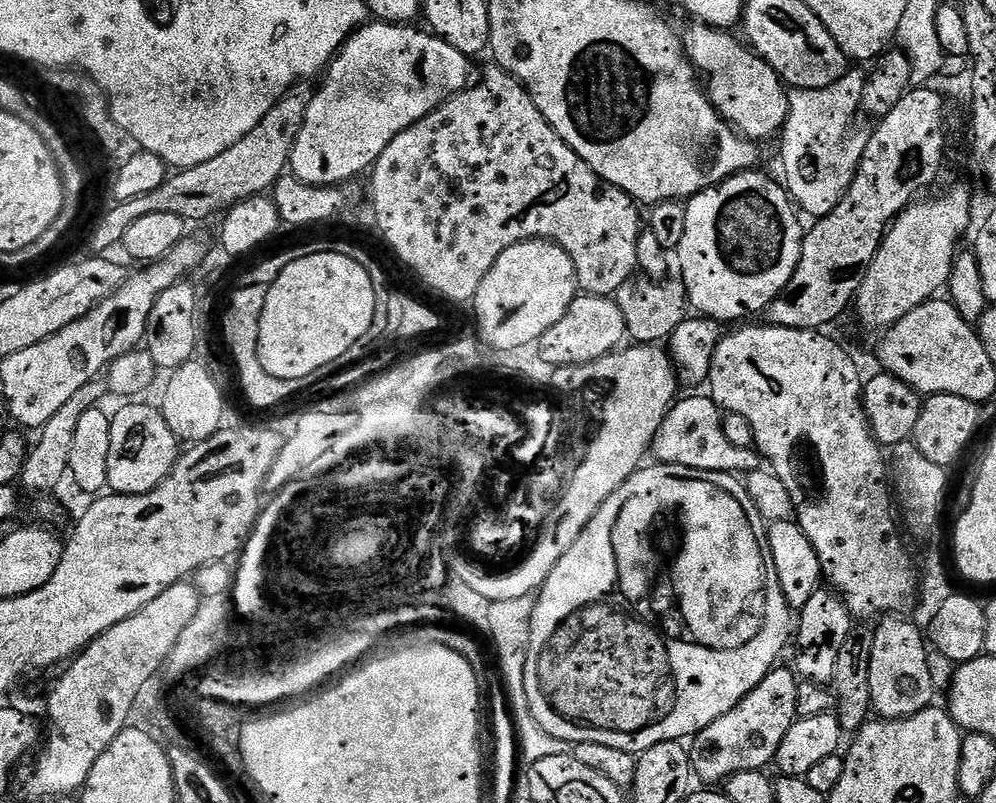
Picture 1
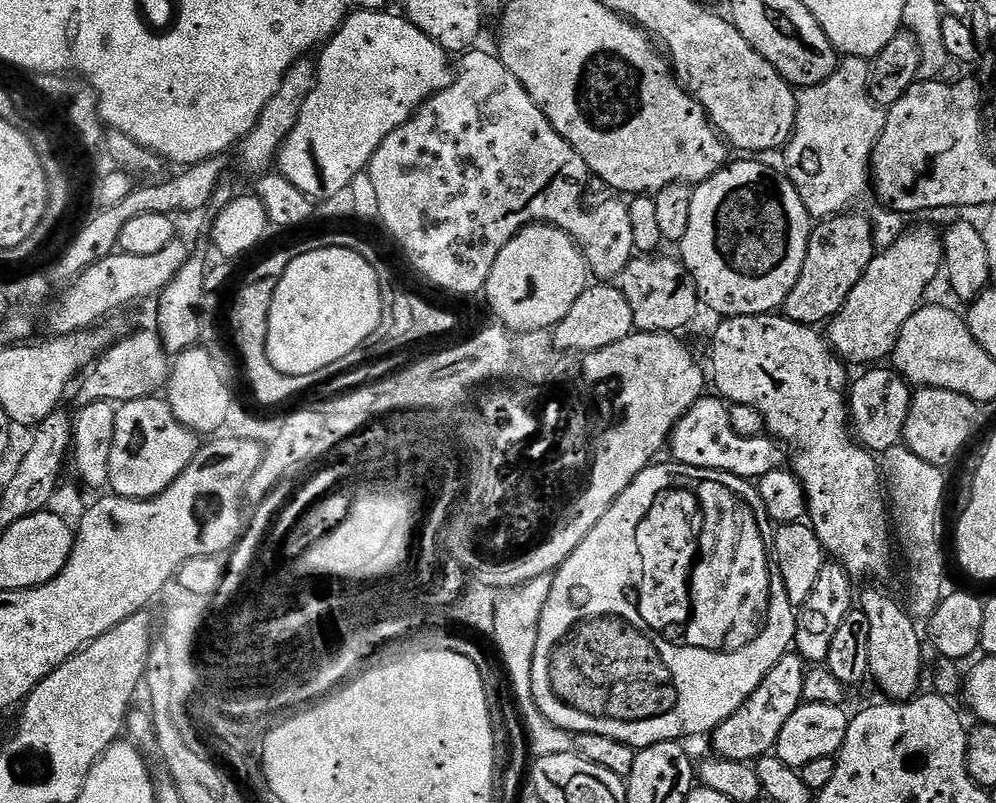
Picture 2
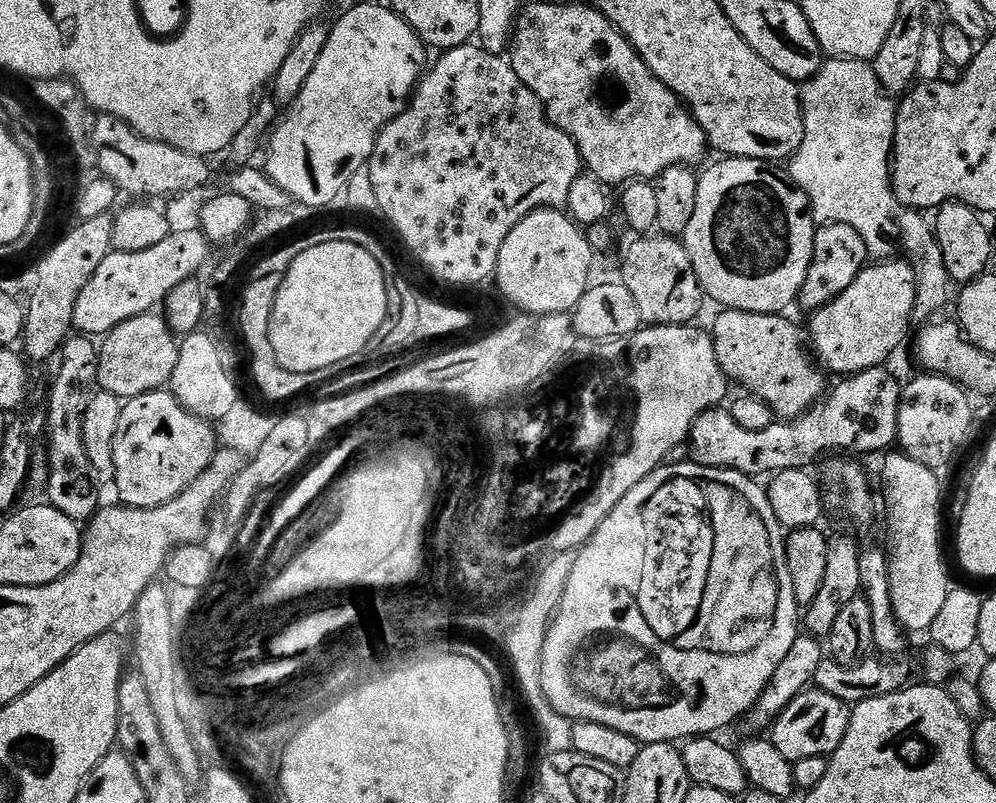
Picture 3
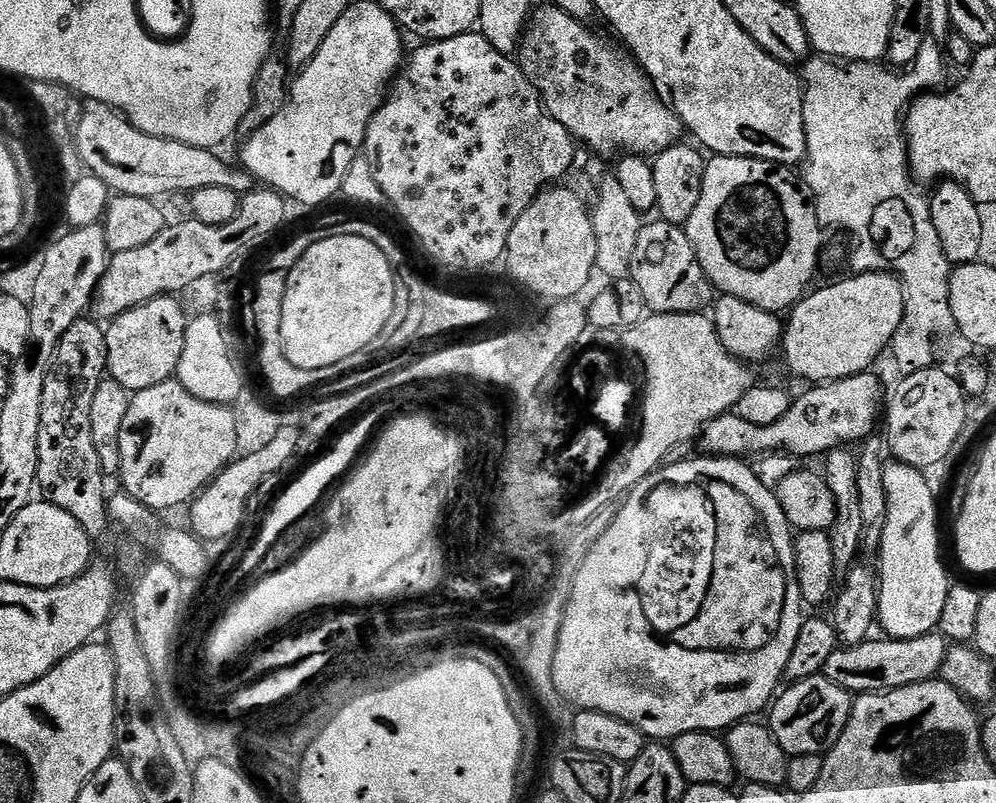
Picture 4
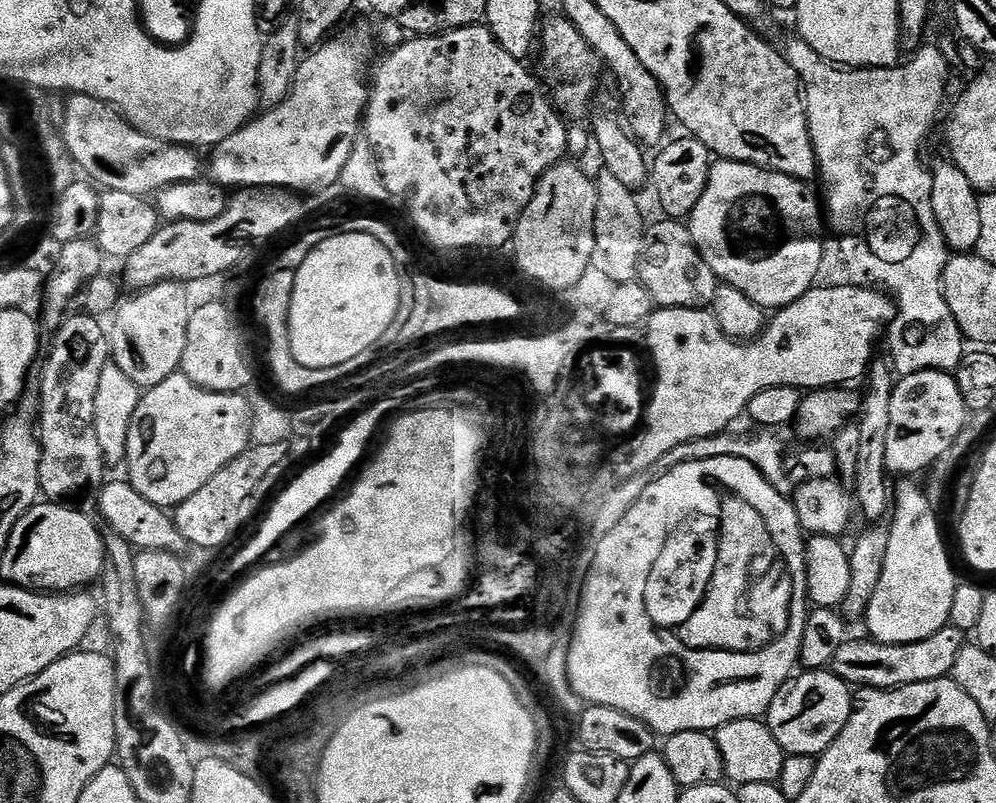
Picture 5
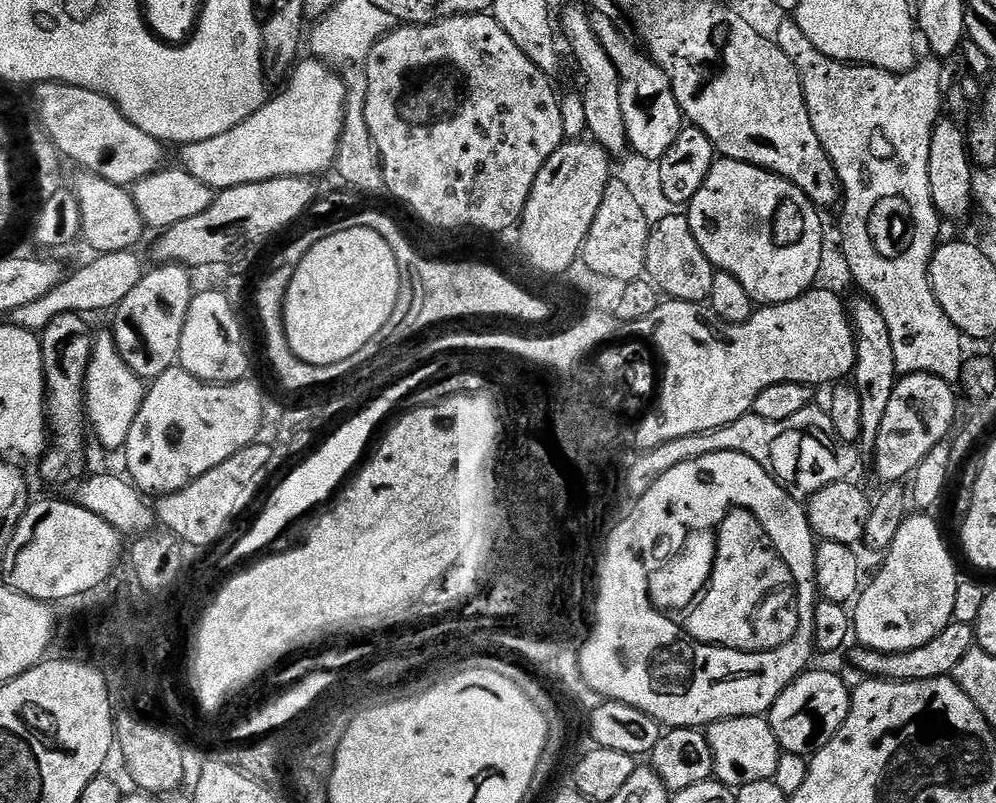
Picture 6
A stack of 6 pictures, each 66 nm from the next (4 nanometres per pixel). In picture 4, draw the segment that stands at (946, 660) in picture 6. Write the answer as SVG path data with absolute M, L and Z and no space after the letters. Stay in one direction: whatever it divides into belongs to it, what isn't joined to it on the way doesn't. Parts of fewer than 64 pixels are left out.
M940 631L928 632L909 640L883 639L869 638L860 645L836 648L826 661L822 675L834 682L834 686L842 686L842 690L853 694L893 692L940 676L950 647L950 642Z

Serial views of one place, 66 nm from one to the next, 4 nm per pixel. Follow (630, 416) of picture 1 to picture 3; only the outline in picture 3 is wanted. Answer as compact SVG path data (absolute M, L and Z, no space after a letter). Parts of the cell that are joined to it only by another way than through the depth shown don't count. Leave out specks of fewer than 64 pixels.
M653 324L651 326L641 327L639 332L633 334L636 340L632 340L632 368L636 368L636 388L640 395L640 420L636 424L636 444L632 444L632 452L628 452L628 456L624 456L624 460L616 460L616 468L612 468L612 472L608 472L608 476L604 476L604 484L600 484L600 488L596 488L596 496L592 496L591 501L584 504L584 507L575 511L575 515L571 517L565 524L565 528L560 529L560 535L555 541L556 548L562 548L565 552L576 552L583 548L591 536L598 530L598 526L602 526L602 522L608 517L608 512L614 510L614 506L618 506L618 502L622 502L622 498L626 498L626 494L630 490L634 490L634 486L638 486L638 482L642 482L642 478L646 478L653 472L655 468L661 467L665 463L666 458L680 443L682 445L689 439L695 420L699 418L704 411L710 411L712 408L719 408L729 399L728 388L730 389L730 381L725 376L722 366L718 366L718 358L716 357L716 348L712 345L711 335L707 331L704 332L700 328L696 328L692 324Z

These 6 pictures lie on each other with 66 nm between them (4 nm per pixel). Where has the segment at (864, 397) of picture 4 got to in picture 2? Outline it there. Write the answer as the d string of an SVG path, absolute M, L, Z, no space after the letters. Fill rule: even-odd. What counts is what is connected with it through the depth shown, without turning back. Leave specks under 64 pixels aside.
M876 366L867 369L857 381L851 383L848 395L849 419L853 435L868 451L884 453L888 448L901 443L906 418L909 416L912 388L895 369ZM706 394L696 400L669 436L668 450L672 452L671 457L675 463L702 470L718 470L725 475L730 473L745 480L759 480L785 465L788 456L778 440L767 435L742 438L735 434L729 422L729 405L721 397L711 395Z

